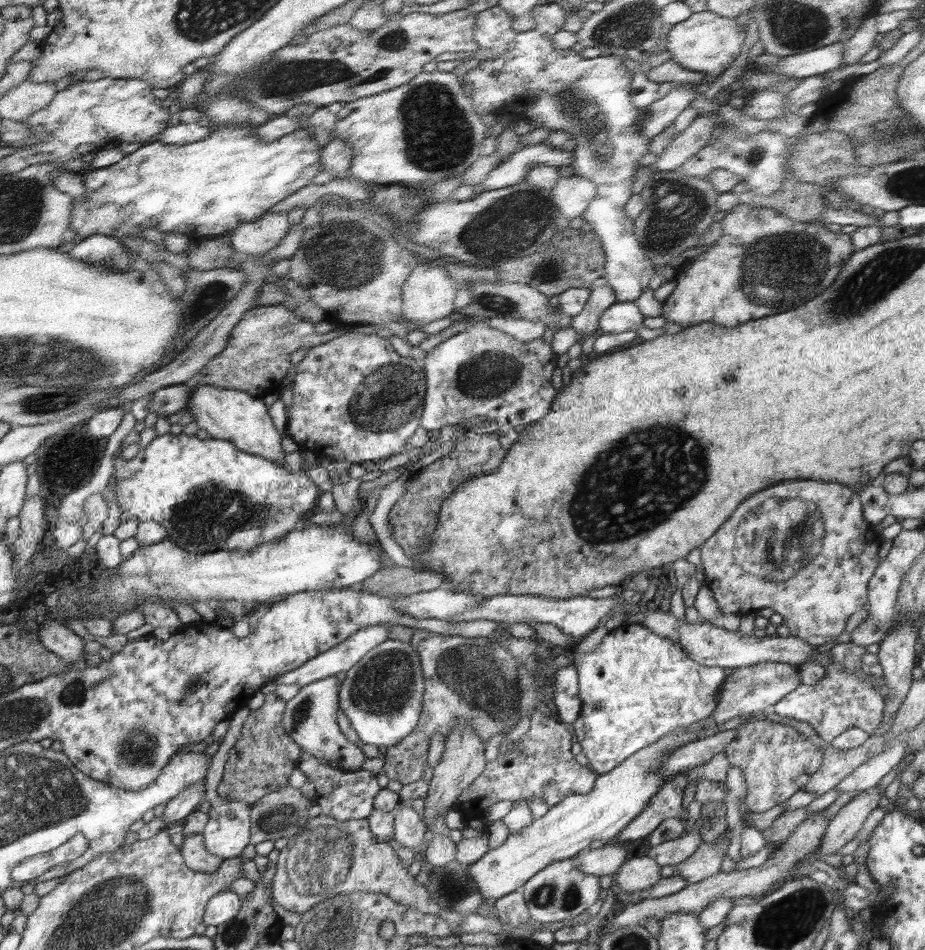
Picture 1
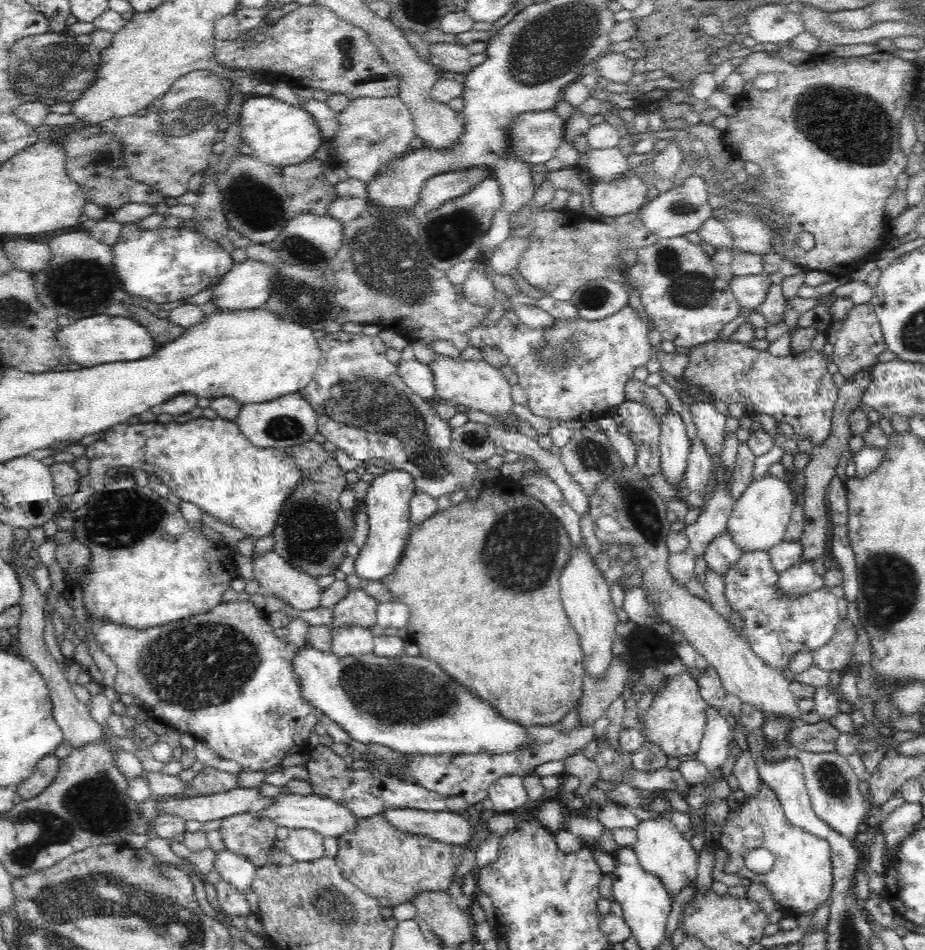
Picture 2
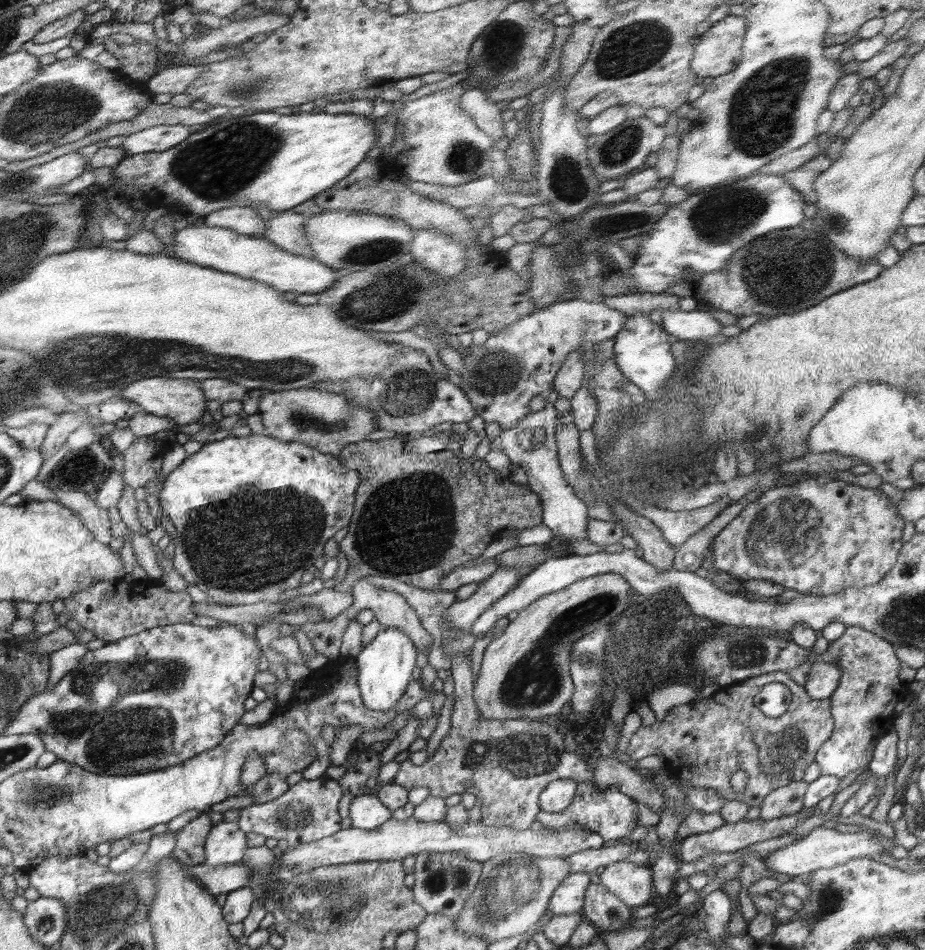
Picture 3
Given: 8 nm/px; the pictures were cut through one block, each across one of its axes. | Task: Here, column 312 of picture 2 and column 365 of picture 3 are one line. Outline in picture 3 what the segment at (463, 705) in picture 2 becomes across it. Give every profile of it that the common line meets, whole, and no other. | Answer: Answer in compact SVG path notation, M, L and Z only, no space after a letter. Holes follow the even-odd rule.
M385 627L364 649L354 653L358 689L361 689L362 701L368 708L379 712L389 712L396 708L412 682L416 656L416 645L405 632Z

